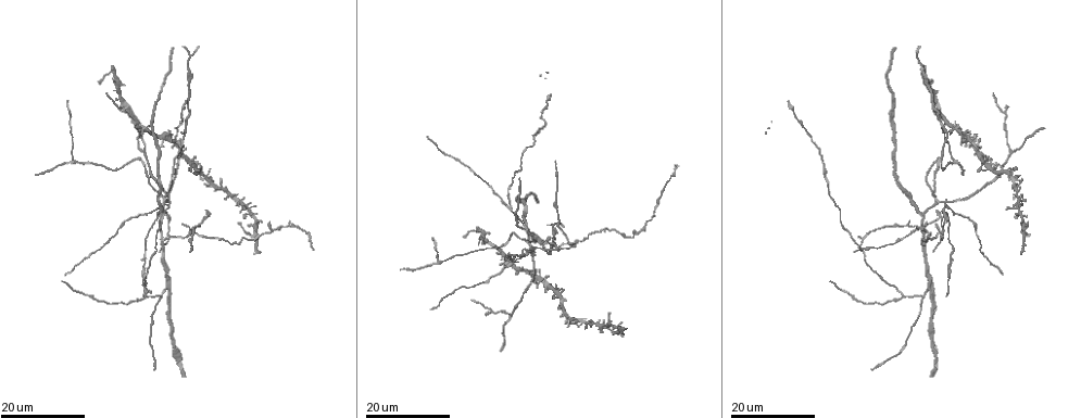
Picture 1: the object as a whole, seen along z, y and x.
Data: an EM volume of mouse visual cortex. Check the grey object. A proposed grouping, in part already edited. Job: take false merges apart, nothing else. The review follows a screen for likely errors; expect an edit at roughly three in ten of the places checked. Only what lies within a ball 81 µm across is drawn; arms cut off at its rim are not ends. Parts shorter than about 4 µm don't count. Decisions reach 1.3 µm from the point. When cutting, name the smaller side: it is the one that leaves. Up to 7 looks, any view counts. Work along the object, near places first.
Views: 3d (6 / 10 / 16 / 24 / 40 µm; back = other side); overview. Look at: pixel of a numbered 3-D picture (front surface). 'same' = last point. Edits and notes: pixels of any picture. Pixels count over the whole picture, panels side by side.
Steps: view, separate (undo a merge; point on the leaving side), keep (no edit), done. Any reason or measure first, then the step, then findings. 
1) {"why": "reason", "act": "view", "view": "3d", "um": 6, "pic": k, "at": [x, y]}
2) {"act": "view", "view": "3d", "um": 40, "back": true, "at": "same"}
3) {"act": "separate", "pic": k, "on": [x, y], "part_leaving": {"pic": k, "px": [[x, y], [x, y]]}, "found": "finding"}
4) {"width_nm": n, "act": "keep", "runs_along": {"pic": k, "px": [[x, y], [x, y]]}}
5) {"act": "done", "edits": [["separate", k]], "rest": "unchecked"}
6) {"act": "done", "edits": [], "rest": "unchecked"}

{"why": "three arms meet", "act": "view", "view": "3d", "um": 16, "pic": 1, "at": [74, 162]}

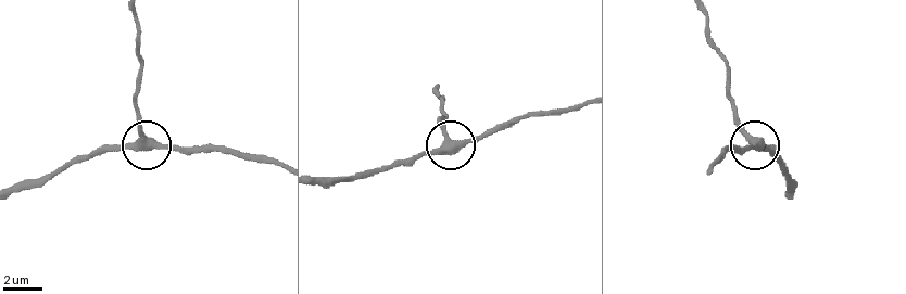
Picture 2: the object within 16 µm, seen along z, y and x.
{"act": "view", "view": "3d", "um": 10, "pic": 2, "at": [752, 136]}

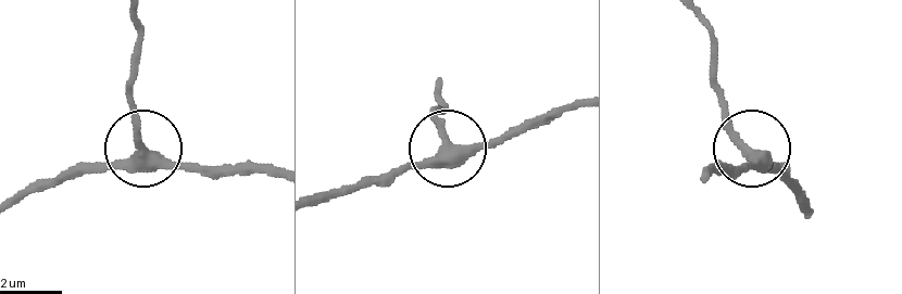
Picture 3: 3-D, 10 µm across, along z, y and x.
{"side_arm_um": 11, "act": "keep", "runs_along": {"pic": 3, "px": [[578, 105], [547, 111], [476, 144], [446, 148], [393, 181]]}, "found": "one neuron here"}

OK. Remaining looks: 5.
{"why": "a fork", "act": "view", "view": "3d", "um": 24, "pic": 1, "at": [509, 208]}

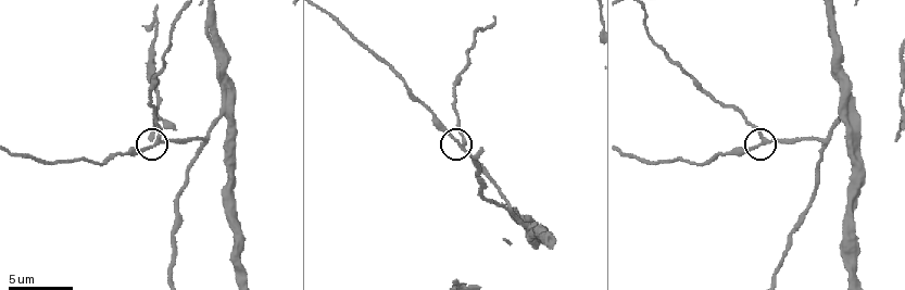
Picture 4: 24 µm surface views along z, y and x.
{"why": "closer look", "act": "view", "view": "3d", "um": 6, "pic": 4, "at": [463, 147]}

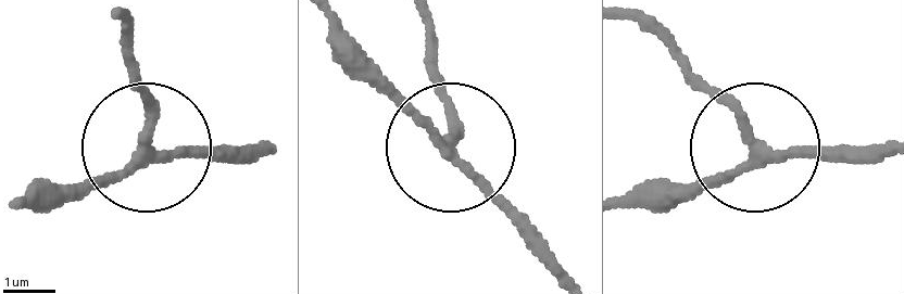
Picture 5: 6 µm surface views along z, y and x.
{"width_nm": 190, "act": "keep", "runs_along": {"pic": 5, "px": [[569, 270], [353, 54]]}, "found": "all the same neuron"}

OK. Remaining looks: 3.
{"why": "three arms meet", "act": "view", "view": "3d", "um": 10, "pic": 4, "at": [509, 205]}

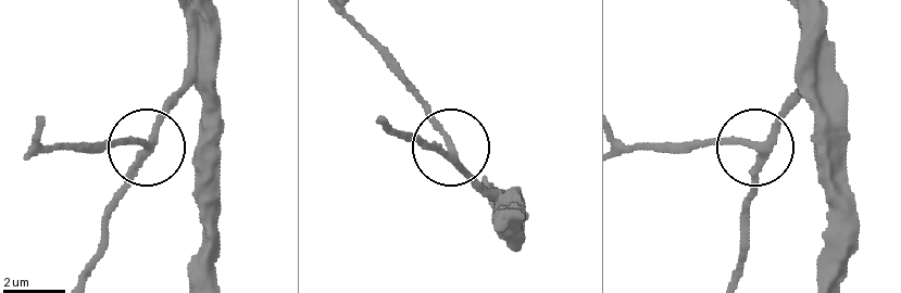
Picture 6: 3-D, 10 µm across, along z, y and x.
{"arms": 3, "act": "keep", "runs_along": {"pic": 6, "px": [[184, 13], [180, 99], [102, 220]]}, "found": "all the same neuron"}

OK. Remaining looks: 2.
{"why": "looks like a crossing", "act": "view", "view": "3d", "um": 16, "pic": 1, "at": [1026, 238]}

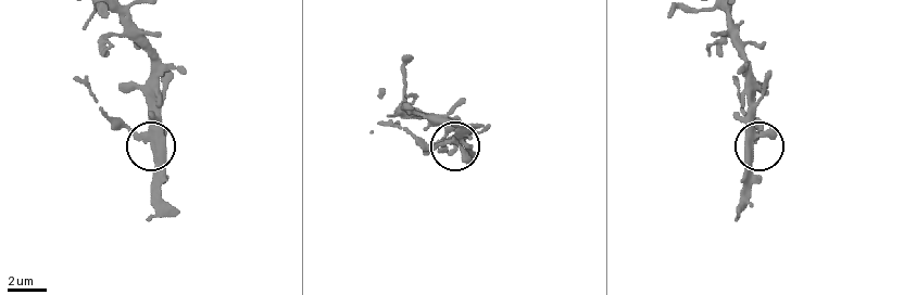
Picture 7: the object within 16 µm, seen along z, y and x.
{"act": "view", "view": "3d", "um": 6, "pic": 7, "at": [149, 141]}

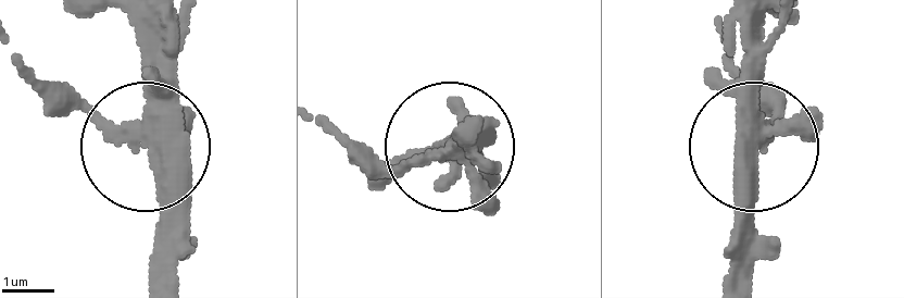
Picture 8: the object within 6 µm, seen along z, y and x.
{"act": "separate", "pic": 8, "on": [72, 95], "part_leaving": {"pic": 8, "px": [[440, 153], [392, 165], [318, 119]]}, "found": "two neurons meet here"}

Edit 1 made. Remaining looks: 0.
{"act": "done", "edits": [["separate", 8]], "rest": "unchecked"}

